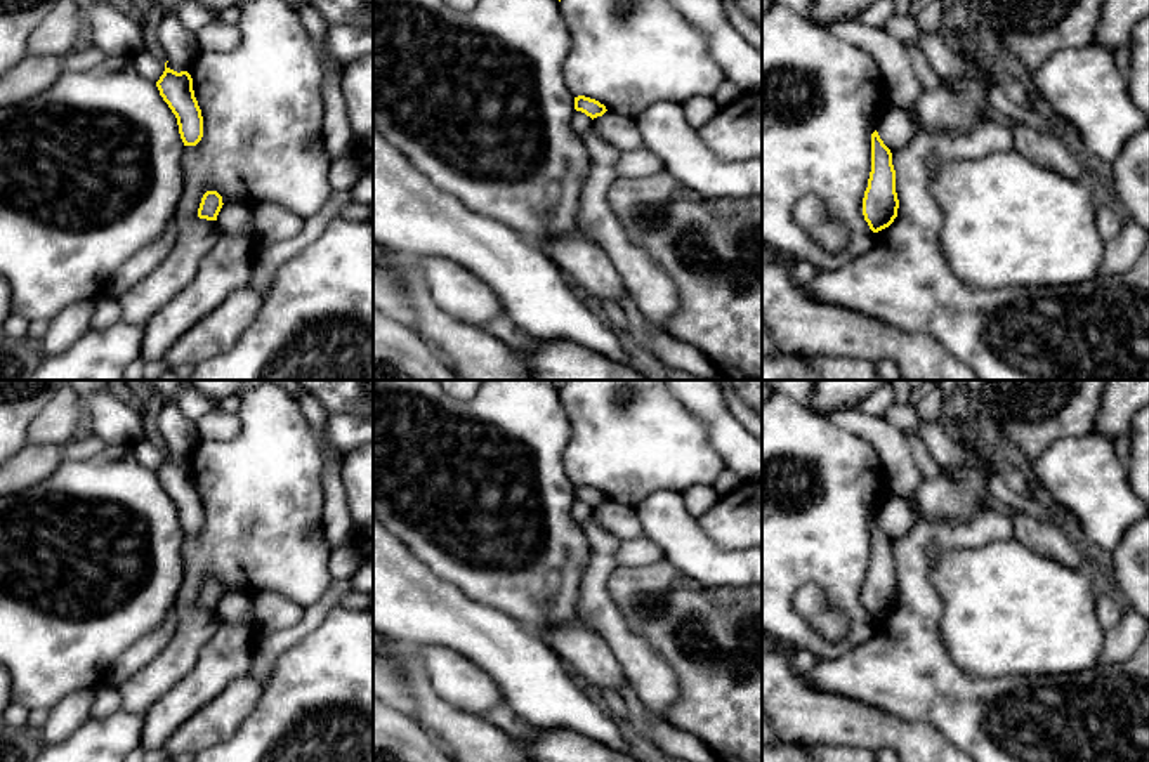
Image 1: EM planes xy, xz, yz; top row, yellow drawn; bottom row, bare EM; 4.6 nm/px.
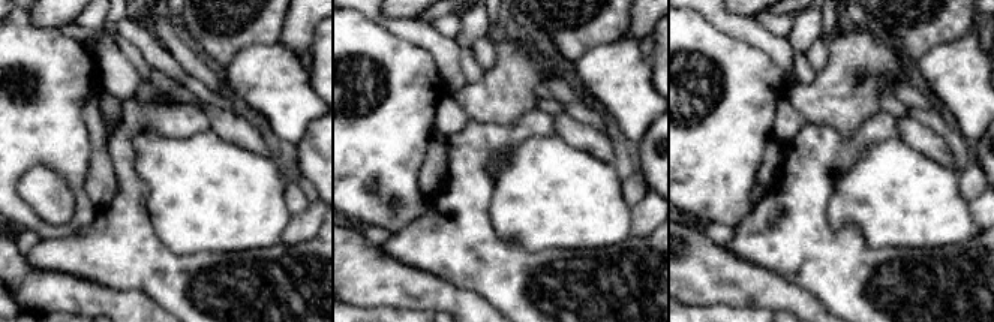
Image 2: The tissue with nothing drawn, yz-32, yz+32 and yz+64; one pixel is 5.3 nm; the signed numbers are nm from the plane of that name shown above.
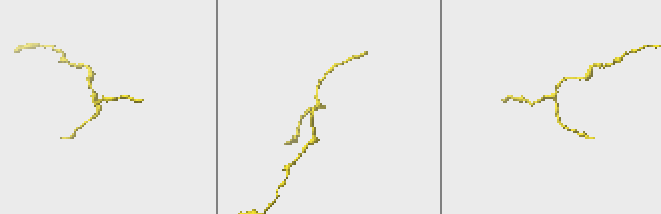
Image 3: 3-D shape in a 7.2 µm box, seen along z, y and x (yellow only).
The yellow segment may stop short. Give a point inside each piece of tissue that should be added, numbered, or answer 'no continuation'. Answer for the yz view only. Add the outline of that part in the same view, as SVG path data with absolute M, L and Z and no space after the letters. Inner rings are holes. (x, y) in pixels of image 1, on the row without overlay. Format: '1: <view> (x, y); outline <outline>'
no continuation

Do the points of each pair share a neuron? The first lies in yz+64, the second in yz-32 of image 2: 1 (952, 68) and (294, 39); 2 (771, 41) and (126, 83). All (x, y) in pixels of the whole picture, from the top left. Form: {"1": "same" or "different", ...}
{"1": "different", "2": "same"}

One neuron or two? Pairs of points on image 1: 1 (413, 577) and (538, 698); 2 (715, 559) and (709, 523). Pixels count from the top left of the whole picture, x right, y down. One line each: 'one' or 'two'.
1: one
2: two

